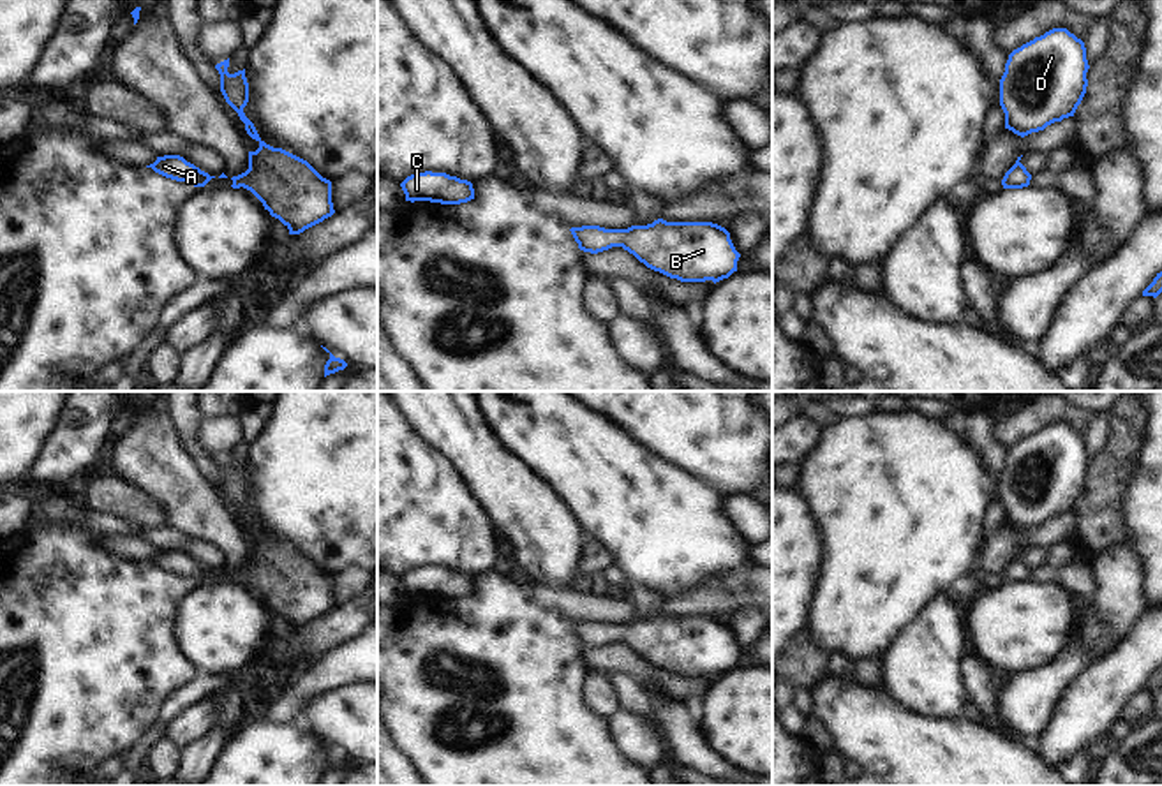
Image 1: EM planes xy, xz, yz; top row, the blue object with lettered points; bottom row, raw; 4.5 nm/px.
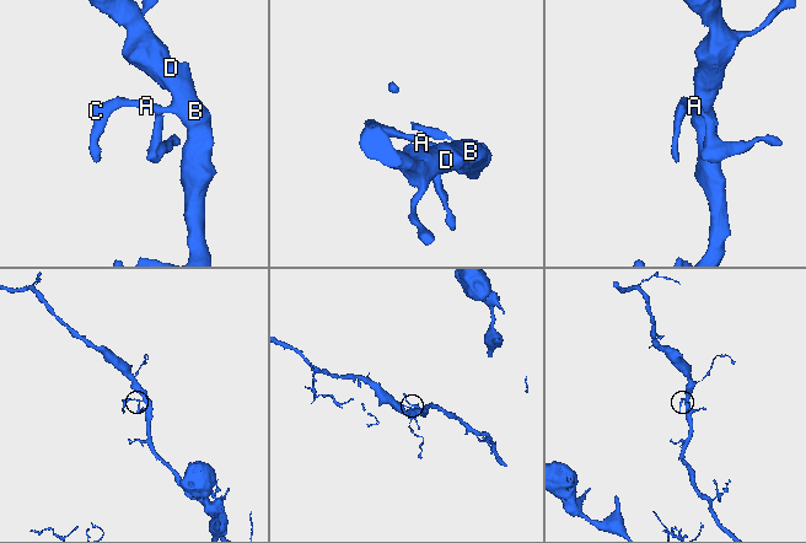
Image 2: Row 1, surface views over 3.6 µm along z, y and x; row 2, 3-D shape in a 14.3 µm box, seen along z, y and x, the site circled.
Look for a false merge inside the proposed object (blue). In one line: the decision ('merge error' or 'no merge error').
no merge error

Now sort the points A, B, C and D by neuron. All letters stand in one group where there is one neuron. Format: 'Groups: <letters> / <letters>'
Groups: A B C D

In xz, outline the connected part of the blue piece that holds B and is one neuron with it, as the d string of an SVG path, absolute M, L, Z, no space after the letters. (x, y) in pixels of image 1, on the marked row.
M658 219L628 229L582 226L570 231L584 252L598 254L622 247L647 268L681 282L712 280L716 284L737 271L741 257L730 233L712 222Z

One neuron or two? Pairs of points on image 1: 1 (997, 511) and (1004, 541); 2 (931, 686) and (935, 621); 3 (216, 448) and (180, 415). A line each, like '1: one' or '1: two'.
1: two
2: one
3: two

